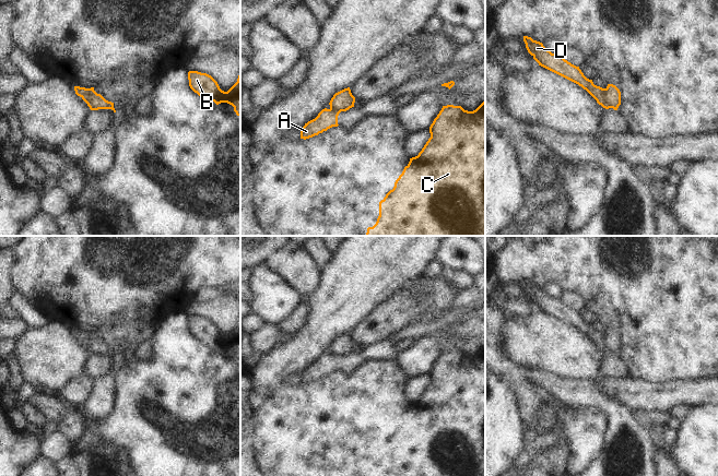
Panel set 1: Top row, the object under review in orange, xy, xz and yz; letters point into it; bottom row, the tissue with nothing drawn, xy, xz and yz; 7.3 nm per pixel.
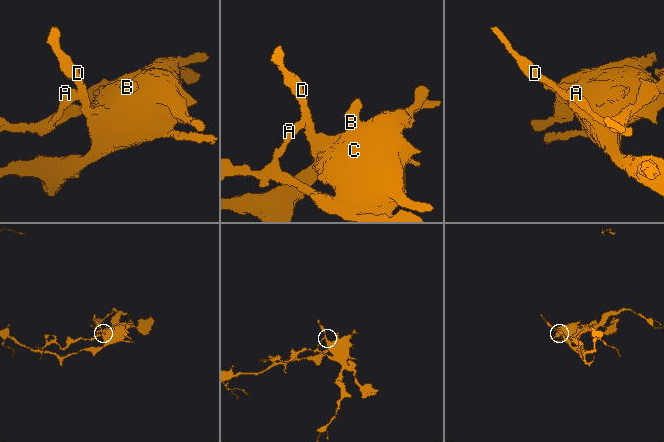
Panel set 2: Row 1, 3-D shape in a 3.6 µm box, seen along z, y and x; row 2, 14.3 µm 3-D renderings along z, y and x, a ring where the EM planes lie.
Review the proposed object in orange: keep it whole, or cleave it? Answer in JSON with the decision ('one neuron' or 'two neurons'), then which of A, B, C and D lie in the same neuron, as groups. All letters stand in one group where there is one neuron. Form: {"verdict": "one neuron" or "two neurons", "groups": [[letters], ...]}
{"verdict": "two neurons", "groups": [["A"], ["B", "C", "D"]]}

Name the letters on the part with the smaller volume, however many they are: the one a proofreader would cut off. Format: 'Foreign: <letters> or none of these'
Foreign: A

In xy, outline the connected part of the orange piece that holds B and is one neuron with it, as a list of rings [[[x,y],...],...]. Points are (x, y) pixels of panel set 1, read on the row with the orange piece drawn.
[[[189,71],[188,80],[190,88],[207,100],[216,105],[227,103],[234,107],[234,111],[240,117],[240,71],[237,82],[227,91],[220,88],[217,82],[209,74],[198,71]]]

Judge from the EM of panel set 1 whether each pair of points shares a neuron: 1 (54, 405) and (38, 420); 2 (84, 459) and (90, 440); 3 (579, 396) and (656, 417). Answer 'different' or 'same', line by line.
1: different
2: same
3: different

